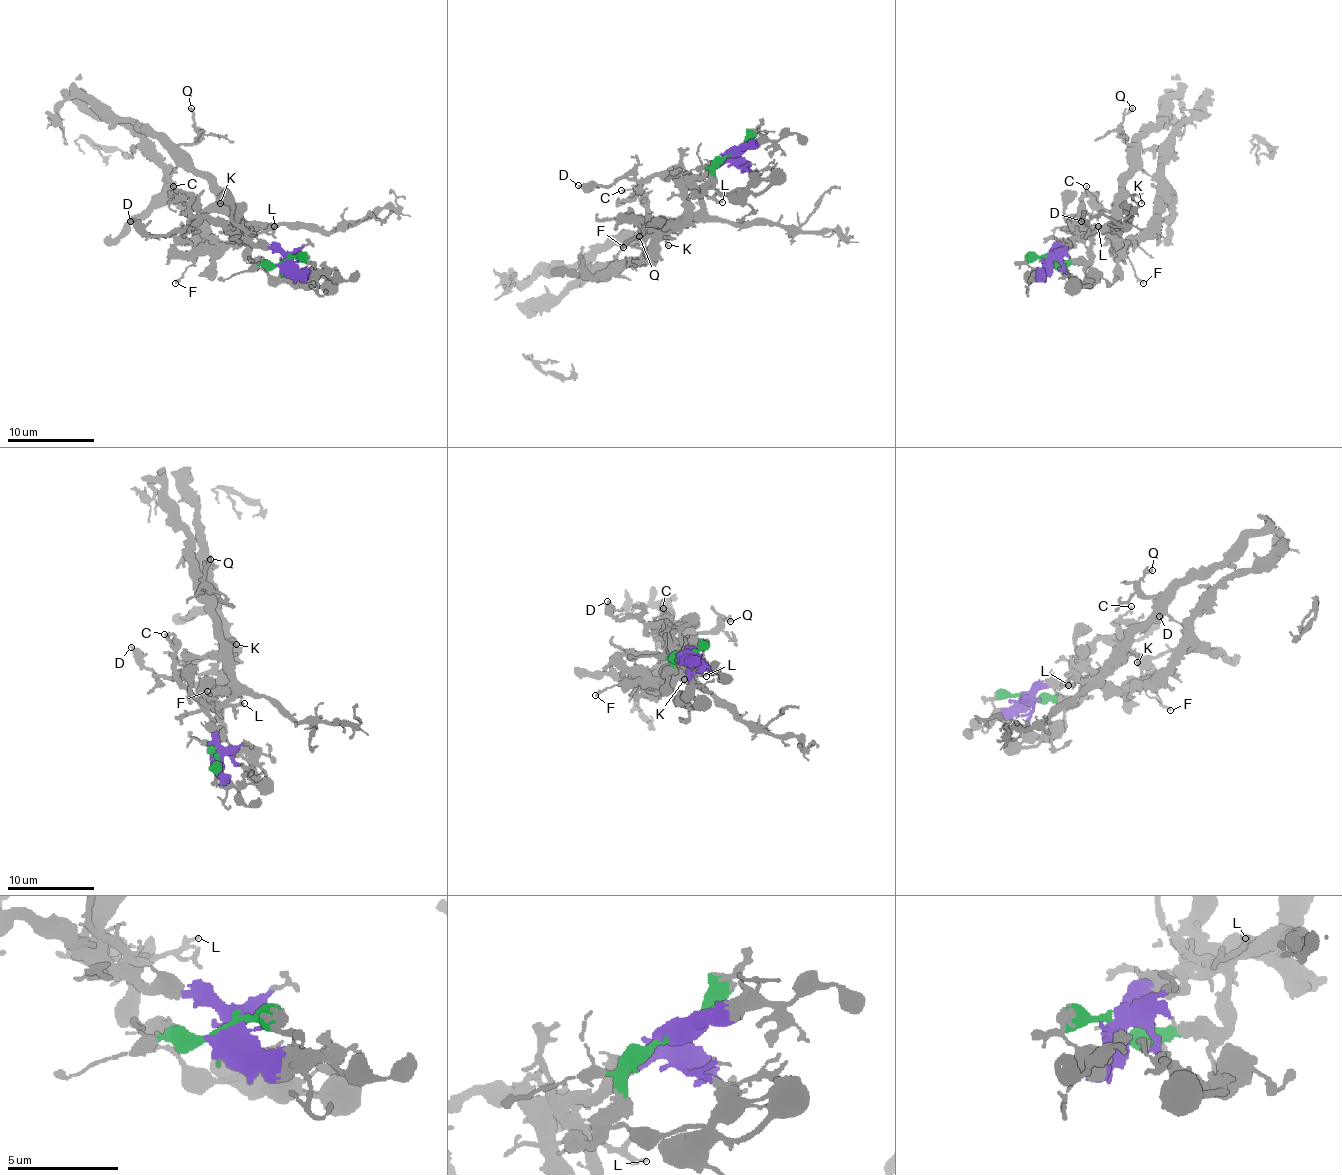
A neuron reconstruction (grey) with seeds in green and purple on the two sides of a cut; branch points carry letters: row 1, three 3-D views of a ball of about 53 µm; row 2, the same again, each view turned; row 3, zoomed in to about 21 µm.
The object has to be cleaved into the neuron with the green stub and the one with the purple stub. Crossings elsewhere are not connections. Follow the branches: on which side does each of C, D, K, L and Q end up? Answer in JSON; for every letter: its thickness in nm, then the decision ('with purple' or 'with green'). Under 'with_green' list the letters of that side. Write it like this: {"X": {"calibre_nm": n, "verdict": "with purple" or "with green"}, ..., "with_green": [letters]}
{"C": {"calibre_nm": 180, "verdict": "with purple"}, "D": {"calibre_nm": 360, "verdict": "with purple"}, "K": {"calibre_nm": 140, "verdict": "with green"}, "L": {"calibre_nm": 220, "verdict": "with green"}, "Q": {"calibre_nm": 180, "verdict": "with green"}, "with_green": ["K", "L", "Q"]}

